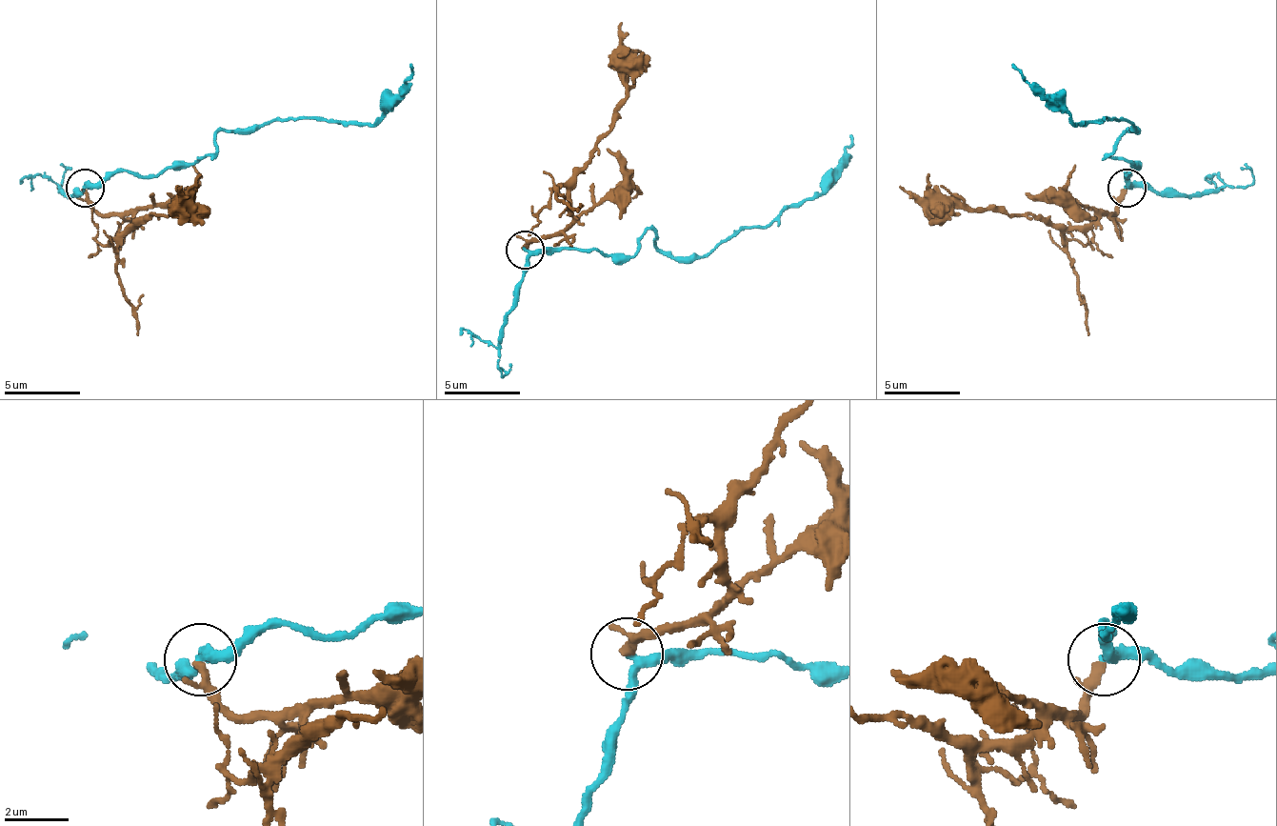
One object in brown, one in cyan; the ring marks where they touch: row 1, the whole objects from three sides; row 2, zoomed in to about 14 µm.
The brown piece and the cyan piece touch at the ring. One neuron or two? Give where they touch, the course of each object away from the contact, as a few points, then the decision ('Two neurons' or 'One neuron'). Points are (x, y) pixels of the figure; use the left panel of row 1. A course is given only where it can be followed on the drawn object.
Place: (85, 188). Course of brown: (84, 189), (103, 215), (118, 215), (133, 223), (129, 227), (149, 215), (187, 208), (183, 200), (183, 185). Course of cyan: (84, 189), (126, 170), (160, 177), (194, 166), (221, 131), (373, 124), (411, 63). Two neurons

